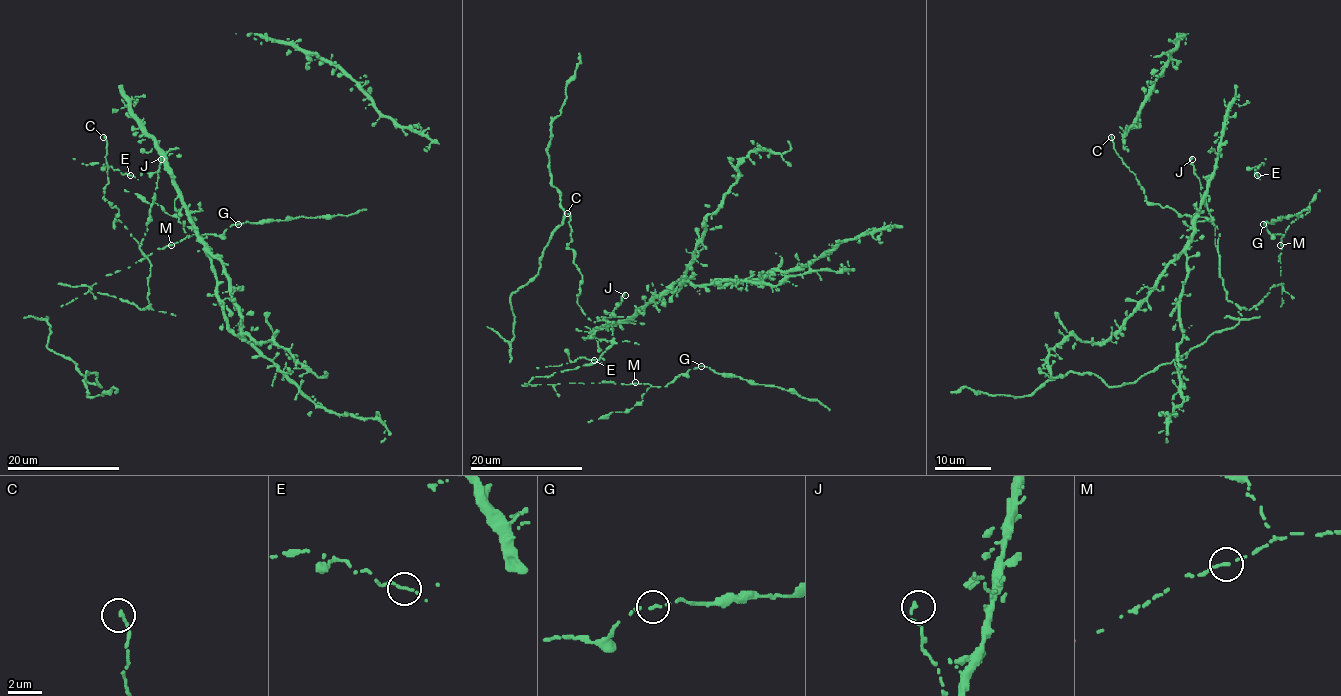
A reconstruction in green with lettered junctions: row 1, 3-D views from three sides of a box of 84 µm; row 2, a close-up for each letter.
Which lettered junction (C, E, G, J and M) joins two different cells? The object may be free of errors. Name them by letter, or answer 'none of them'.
none of them

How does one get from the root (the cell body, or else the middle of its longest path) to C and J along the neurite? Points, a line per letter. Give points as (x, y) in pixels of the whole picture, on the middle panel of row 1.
C: (606, 320), (591, 320), (577, 302), (582, 275), (574, 263), (574, 251), (567, 247), (571, 241), (567, 213)
J: (606, 320), (604, 319), (611, 318), (625, 292), (625, 295)

